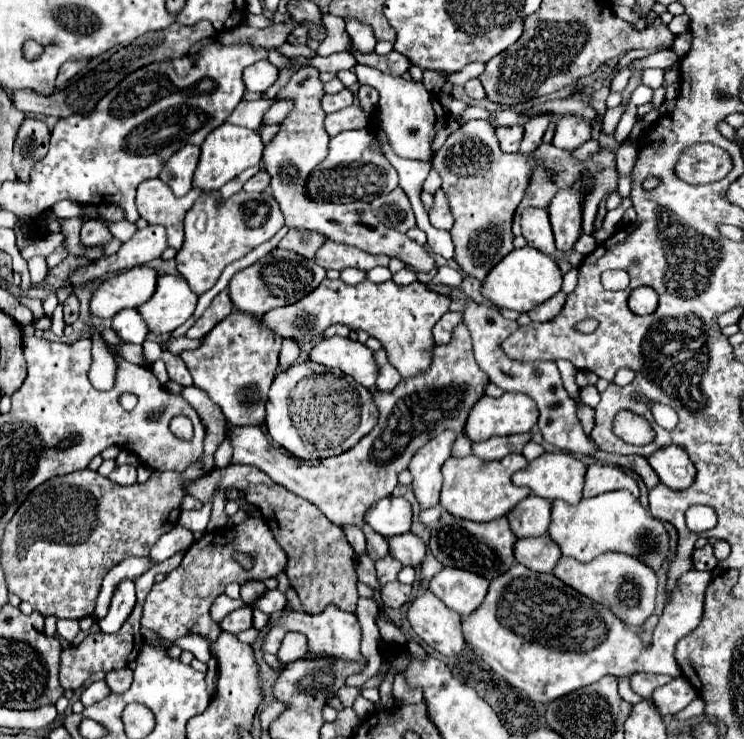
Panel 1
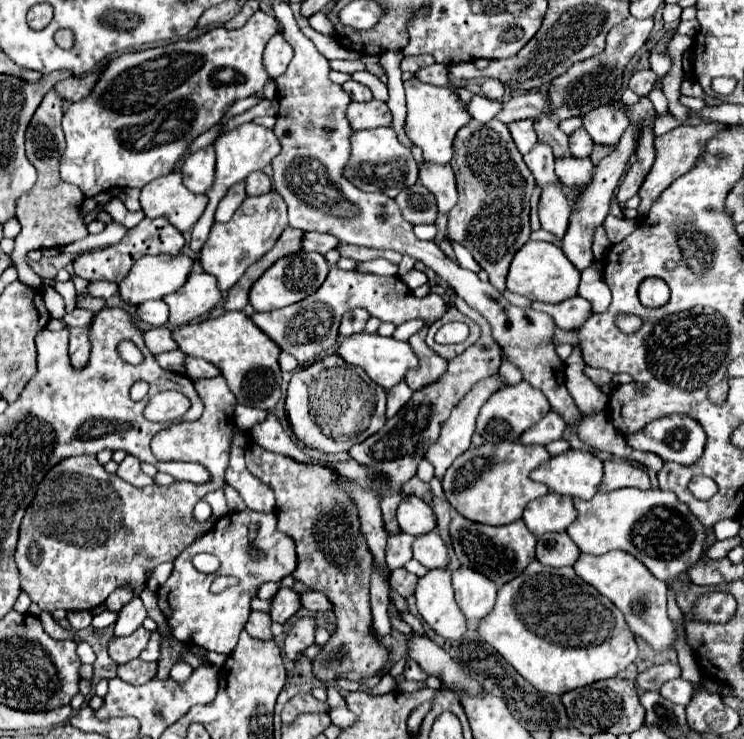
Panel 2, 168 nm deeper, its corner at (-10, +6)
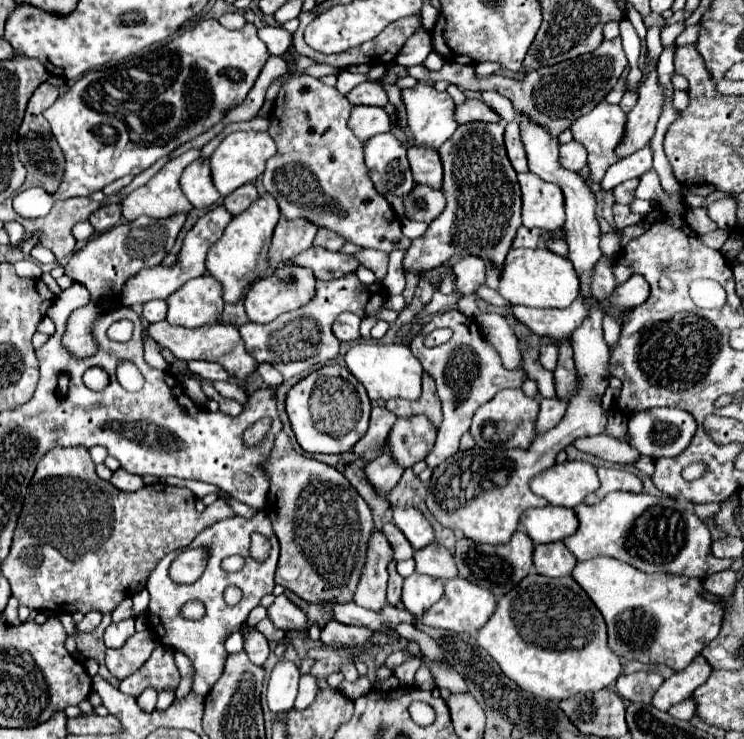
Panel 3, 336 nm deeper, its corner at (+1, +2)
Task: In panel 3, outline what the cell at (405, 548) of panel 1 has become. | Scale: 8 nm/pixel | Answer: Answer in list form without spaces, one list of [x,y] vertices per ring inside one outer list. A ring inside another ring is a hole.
[[[432,543],[432,545],[416,551],[414,559],[416,559],[416,571],[424,573],[428,577],[448,581],[458,575],[454,555],[442,545]]]

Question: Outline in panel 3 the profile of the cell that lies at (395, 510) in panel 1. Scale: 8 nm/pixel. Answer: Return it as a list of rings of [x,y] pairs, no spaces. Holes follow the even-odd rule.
[[[394,507],[394,525],[406,535],[414,551],[434,543],[434,529],[426,517],[414,507]]]

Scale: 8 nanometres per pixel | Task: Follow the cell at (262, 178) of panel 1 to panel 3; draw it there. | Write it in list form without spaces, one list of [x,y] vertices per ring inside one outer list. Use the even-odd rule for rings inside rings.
[[[242,185],[238,187],[234,193],[230,193],[226,199],[224,199],[224,207],[226,211],[230,211],[230,215],[240,215],[242,211],[248,209],[248,205],[258,199],[258,191],[254,185]]]

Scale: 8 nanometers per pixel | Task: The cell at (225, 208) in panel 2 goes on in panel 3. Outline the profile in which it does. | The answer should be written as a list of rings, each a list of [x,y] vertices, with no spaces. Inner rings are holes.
[[[222,205],[212,209],[212,211],[208,211],[206,215],[202,215],[198,219],[198,223],[184,237],[182,259],[178,259],[170,267],[158,265],[158,267],[152,267],[152,269],[142,269],[140,275],[128,279],[128,283],[122,289],[122,303],[124,305],[134,305],[134,303],[146,303],[146,301],[152,301],[152,299],[166,299],[168,295],[178,291],[188,279],[204,275],[206,273],[206,253],[222,237],[222,233],[224,233],[226,225],[230,223],[230,219],[232,219],[232,215]]]

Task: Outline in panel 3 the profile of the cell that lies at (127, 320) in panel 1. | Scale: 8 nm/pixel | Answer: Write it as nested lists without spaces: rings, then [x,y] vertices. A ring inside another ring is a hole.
[[[152,301],[152,303],[144,303],[144,319],[146,323],[156,323],[156,321],[164,321],[166,319],[166,311],[168,305],[166,301]]]

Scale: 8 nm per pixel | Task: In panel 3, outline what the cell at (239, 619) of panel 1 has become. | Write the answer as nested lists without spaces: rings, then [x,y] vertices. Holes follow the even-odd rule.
[[[250,629],[246,639],[244,639],[244,651],[248,653],[250,661],[256,665],[262,665],[270,653],[266,637],[258,629]]]

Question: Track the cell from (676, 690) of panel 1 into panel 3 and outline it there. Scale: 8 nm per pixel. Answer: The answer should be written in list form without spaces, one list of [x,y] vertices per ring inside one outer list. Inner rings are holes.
[[[698,655],[690,667],[674,673],[670,679],[664,681],[664,685],[656,691],[652,705],[660,711],[668,711],[672,705],[688,699],[694,693],[694,689],[706,682],[711,672],[708,661],[702,655]]]

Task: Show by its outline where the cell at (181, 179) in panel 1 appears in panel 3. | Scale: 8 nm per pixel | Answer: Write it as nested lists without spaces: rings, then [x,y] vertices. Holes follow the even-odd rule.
[[[196,159],[190,163],[180,177],[180,185],[194,209],[208,209],[220,199],[220,193],[212,183],[208,159]]]

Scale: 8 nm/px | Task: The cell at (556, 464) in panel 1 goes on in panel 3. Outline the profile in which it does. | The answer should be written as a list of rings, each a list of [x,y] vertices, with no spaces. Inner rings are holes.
[[[566,461],[554,465],[530,481],[530,489],[548,499],[550,505],[576,507],[588,493],[600,487],[596,467],[584,461]]]

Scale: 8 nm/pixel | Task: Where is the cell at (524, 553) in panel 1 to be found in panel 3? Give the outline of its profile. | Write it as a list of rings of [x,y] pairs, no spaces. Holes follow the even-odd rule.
[[[562,541],[548,543],[548,545],[536,545],[534,549],[534,567],[536,573],[548,575],[548,577],[564,577],[570,575],[576,567],[576,557],[566,549]]]

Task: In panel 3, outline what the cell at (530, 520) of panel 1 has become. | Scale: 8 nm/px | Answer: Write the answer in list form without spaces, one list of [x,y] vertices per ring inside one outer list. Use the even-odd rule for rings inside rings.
[[[554,505],[524,511],[520,523],[536,545],[564,541],[578,531],[578,519],[574,509]]]

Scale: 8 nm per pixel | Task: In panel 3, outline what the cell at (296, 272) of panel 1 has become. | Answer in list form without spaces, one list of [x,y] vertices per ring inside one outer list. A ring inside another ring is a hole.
[[[286,265],[286,267],[280,267],[272,277],[256,281],[256,285],[252,285],[250,293],[246,295],[244,305],[246,305],[246,313],[248,313],[250,321],[270,323],[286,311],[294,311],[294,309],[300,309],[300,307],[308,305],[314,299],[314,295],[316,295],[316,277],[314,277],[314,273],[306,267]]]

